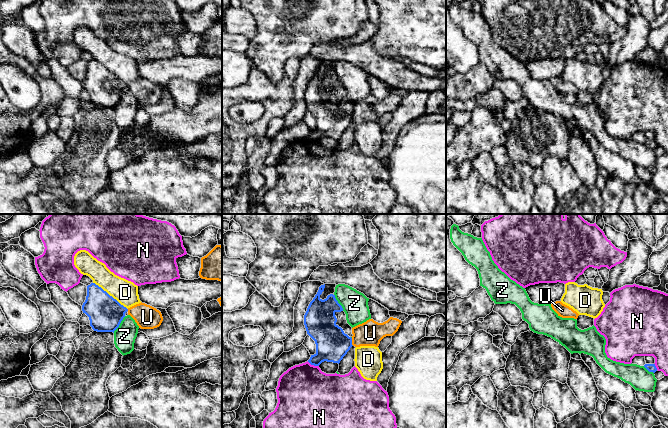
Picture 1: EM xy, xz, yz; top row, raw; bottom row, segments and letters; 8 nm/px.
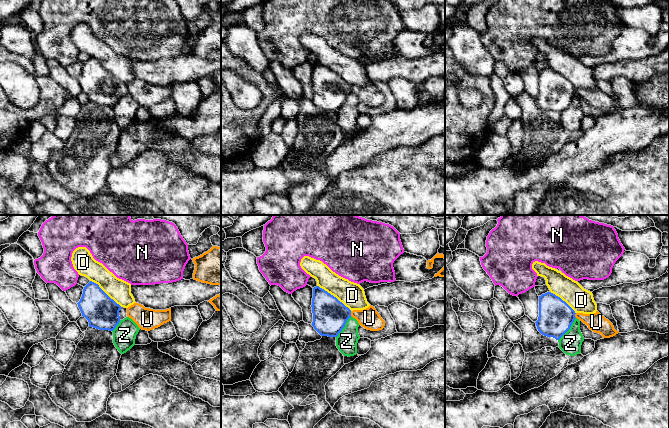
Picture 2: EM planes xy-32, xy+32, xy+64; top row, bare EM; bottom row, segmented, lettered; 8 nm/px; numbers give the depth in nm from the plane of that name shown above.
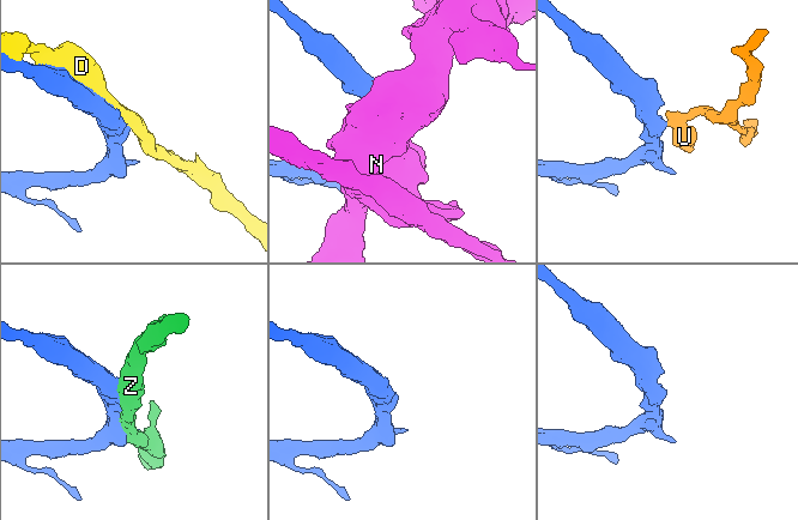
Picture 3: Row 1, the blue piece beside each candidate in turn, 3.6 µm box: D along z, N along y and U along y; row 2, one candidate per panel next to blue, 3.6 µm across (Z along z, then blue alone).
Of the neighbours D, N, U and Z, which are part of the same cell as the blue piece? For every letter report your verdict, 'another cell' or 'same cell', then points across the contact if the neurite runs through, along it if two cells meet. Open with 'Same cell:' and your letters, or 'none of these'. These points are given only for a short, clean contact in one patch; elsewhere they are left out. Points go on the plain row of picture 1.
Same cell: none of these
D: another cell
N: another cell
U: another cell | along xz (351, 114), (353, 121)
Z: another cell

